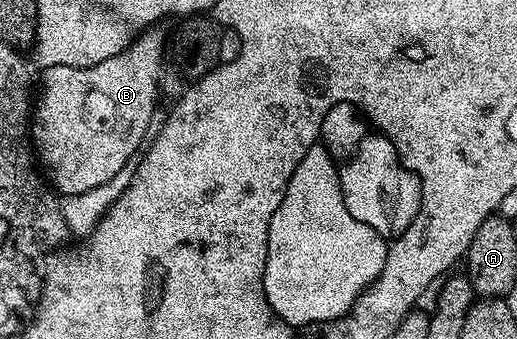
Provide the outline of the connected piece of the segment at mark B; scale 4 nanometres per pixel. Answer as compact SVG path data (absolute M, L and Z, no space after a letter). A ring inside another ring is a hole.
M158 29L144 31L147 31L144 35L136 34L126 49L117 53L117 57L105 57L105 61L97 61L97 65L53 65L42 68L43 80L40 83L38 80L37 83L29 139L33 144L38 166L60 196L86 193L89 189L97 189L97 185L105 185L113 177L124 174L126 167L123 166L131 158L134 160L137 152L144 146L148 138L147 130L151 127L151 118L155 115L155 102L159 99L159 74L163 71L165 39L164 32Z

